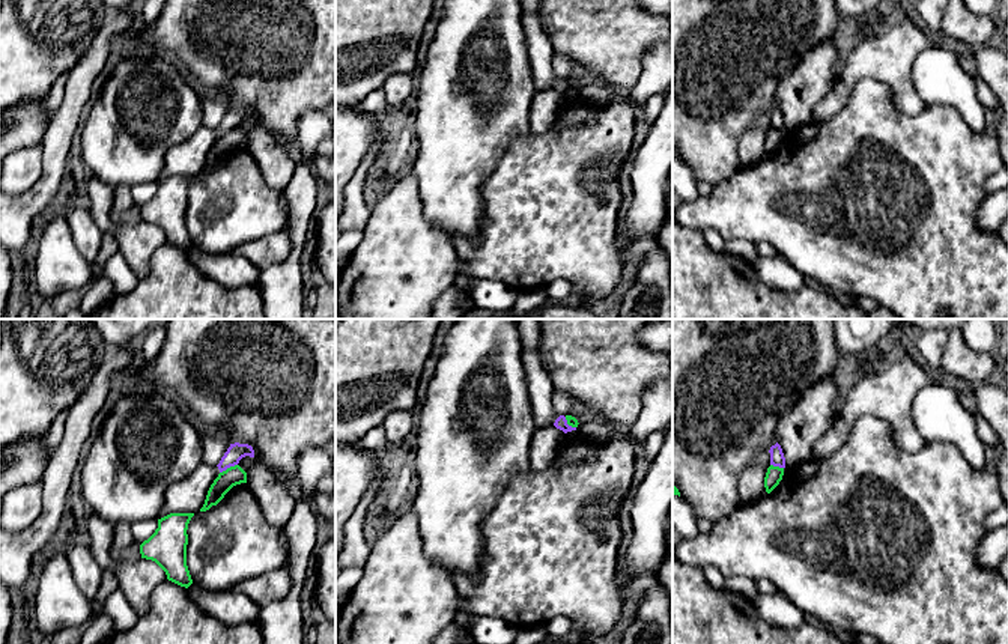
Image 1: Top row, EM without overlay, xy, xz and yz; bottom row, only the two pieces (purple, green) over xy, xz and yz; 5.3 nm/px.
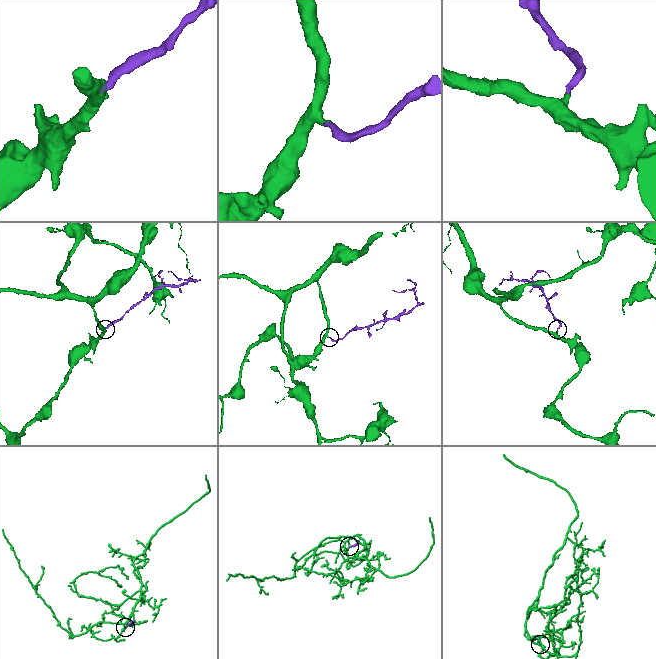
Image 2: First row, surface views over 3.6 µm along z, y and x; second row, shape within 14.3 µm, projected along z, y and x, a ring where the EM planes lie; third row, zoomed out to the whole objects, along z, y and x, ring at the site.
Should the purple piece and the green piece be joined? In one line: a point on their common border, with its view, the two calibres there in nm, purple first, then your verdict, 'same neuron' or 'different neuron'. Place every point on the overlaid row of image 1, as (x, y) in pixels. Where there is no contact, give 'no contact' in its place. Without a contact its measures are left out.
meets purple in xy at (227, 467); 90 nm thick on the purple side, 100 nm on the other; different neuron

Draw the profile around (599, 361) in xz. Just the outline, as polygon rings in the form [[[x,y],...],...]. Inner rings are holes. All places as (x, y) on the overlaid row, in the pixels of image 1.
[[[539,319],[540,358],[555,390],[569,393],[575,400],[590,406],[617,430],[632,426],[642,408],[642,393],[656,381],[673,376],[673,351],[651,352],[638,342],[645,324],[657,319]]]

